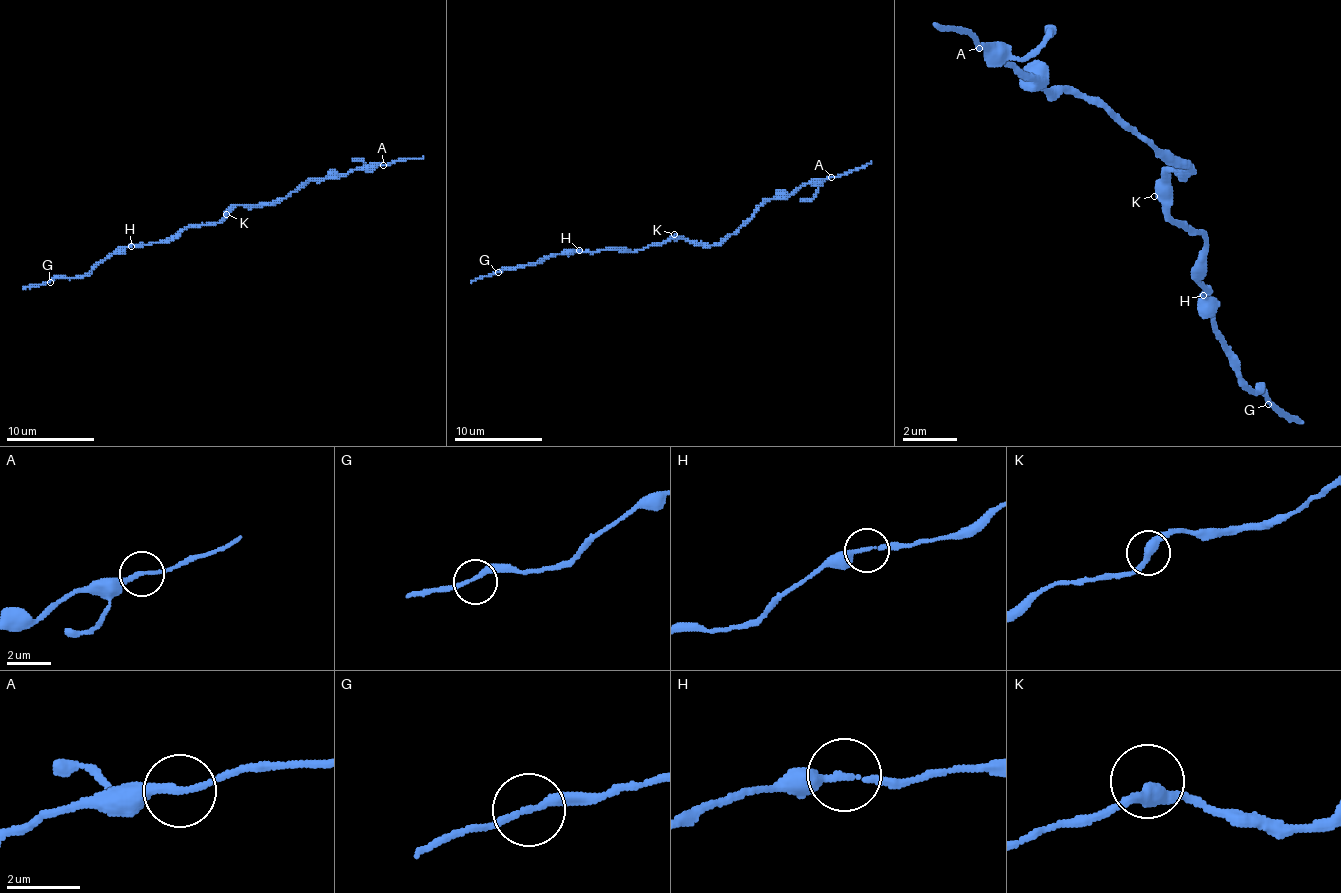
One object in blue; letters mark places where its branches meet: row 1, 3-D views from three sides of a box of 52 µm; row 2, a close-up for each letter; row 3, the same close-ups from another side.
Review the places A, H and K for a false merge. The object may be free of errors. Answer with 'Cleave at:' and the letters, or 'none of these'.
Cleave at: none of these

